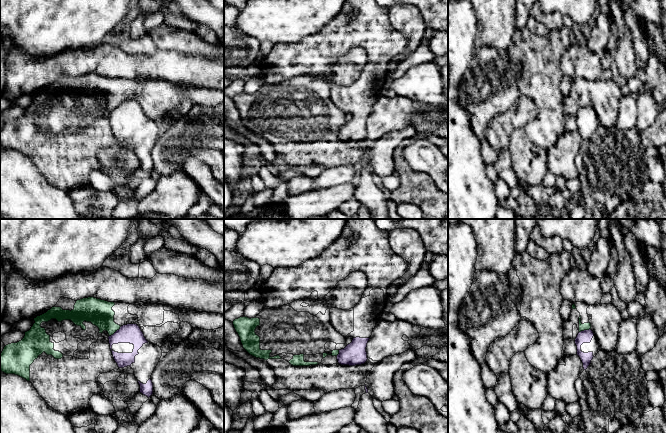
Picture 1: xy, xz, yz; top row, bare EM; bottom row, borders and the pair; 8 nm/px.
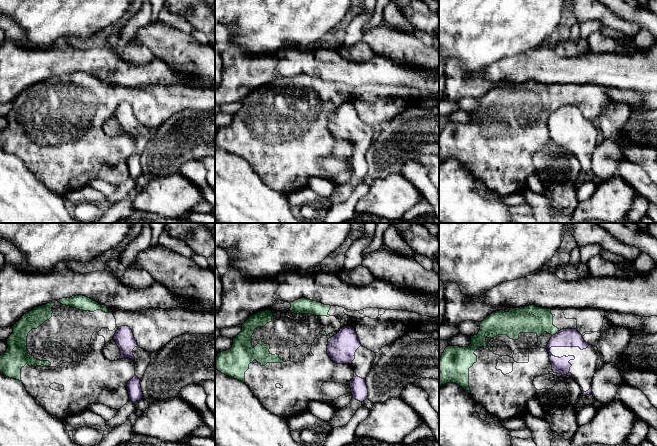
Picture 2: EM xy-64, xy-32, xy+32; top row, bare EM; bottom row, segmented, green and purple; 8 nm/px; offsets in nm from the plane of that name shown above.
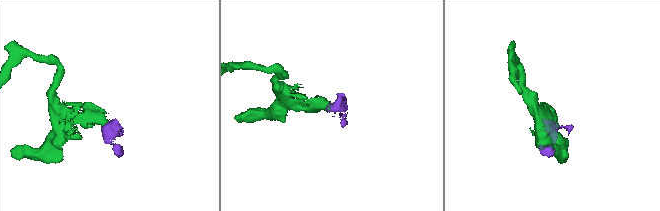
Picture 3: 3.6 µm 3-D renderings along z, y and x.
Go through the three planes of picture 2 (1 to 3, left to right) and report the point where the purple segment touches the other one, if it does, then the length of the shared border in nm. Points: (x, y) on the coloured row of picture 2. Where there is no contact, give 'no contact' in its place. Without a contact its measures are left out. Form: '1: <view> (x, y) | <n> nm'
1: no contact
2: no contact
3: xy+32 (555, 333) | 80 nm

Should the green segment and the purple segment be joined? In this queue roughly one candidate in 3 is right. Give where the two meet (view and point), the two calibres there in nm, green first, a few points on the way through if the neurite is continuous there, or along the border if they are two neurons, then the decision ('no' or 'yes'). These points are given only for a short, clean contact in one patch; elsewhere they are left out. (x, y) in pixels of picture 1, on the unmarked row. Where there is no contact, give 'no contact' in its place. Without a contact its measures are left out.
contact xy (115, 107); calibres 220 and 160 nm; border xy (121, 102), (109, 112); no

